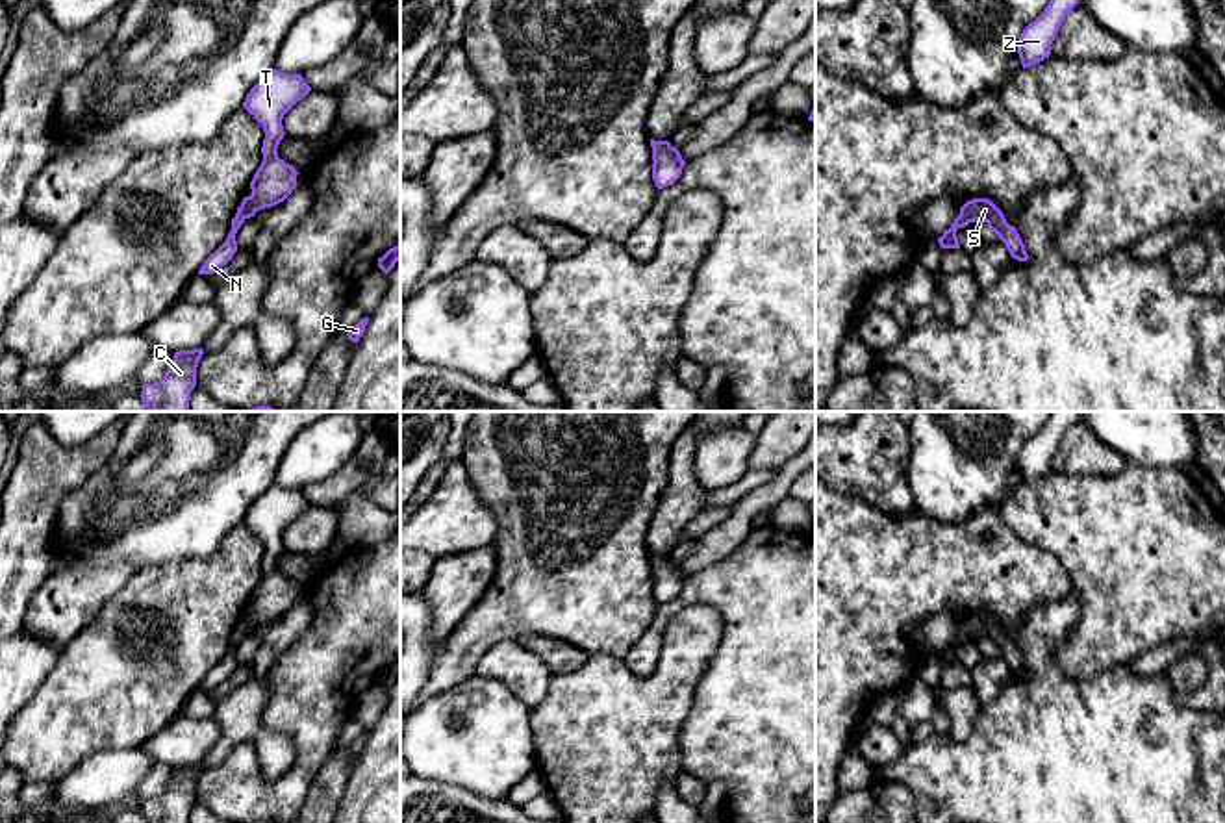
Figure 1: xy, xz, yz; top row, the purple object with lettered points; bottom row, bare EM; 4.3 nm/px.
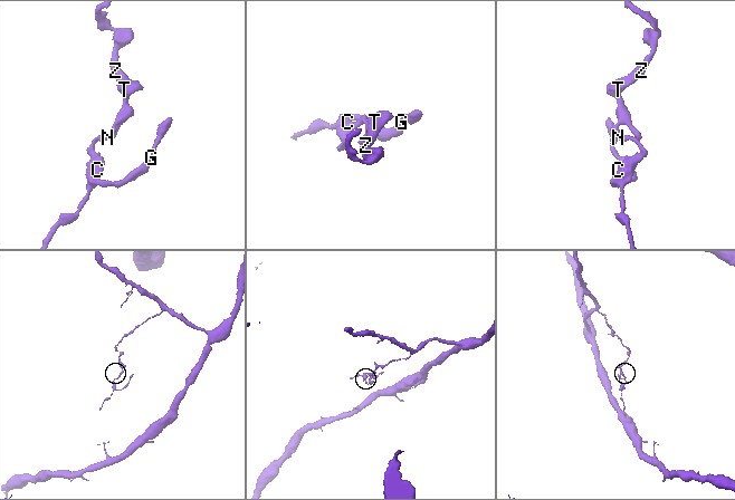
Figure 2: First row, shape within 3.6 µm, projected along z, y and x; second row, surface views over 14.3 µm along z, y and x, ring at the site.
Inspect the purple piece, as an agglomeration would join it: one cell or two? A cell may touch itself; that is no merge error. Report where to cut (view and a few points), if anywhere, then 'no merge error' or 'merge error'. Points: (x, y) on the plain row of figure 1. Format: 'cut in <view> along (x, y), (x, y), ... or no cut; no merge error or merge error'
no cut; no merge error

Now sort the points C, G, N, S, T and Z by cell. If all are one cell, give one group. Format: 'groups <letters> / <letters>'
groups C G N S T Z

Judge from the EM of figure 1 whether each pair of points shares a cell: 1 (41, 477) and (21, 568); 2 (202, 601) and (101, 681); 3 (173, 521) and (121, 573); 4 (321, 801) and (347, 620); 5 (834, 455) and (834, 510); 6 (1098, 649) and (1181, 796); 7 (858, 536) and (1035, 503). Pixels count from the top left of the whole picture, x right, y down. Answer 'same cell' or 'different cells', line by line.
1: same cell
2: same cell
3: different cells
4: different cells
5: different cells
6: different cells
7: different cells

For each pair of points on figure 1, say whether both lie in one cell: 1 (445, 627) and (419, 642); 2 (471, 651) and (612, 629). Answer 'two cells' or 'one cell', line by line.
1: two cells
2: one cell

